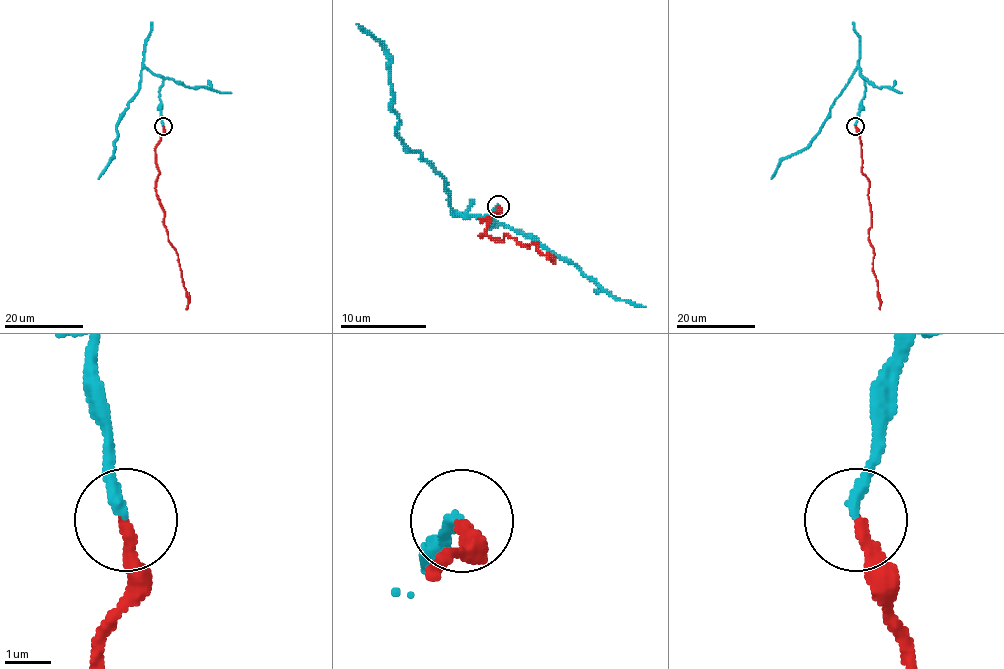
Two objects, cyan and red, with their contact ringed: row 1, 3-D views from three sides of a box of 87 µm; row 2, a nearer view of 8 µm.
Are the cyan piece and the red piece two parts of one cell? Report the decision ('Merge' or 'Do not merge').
Merge

